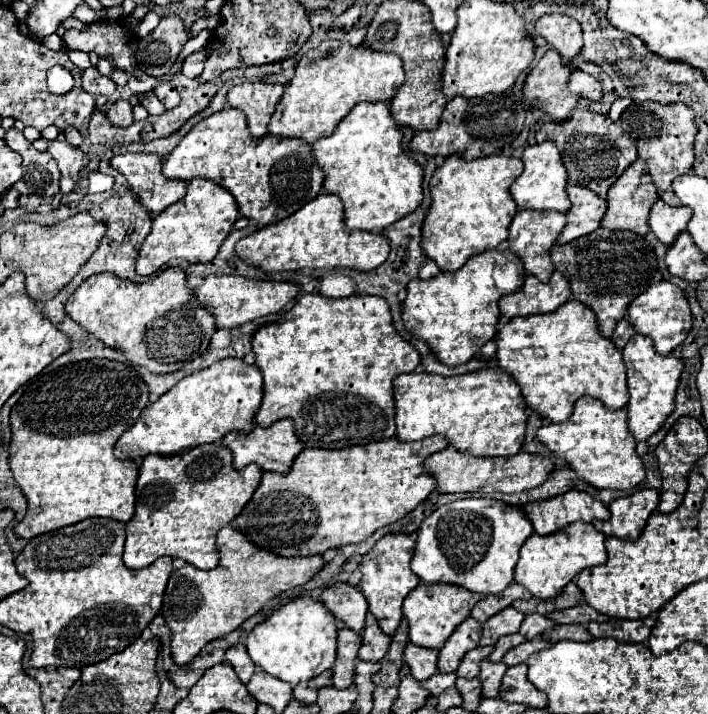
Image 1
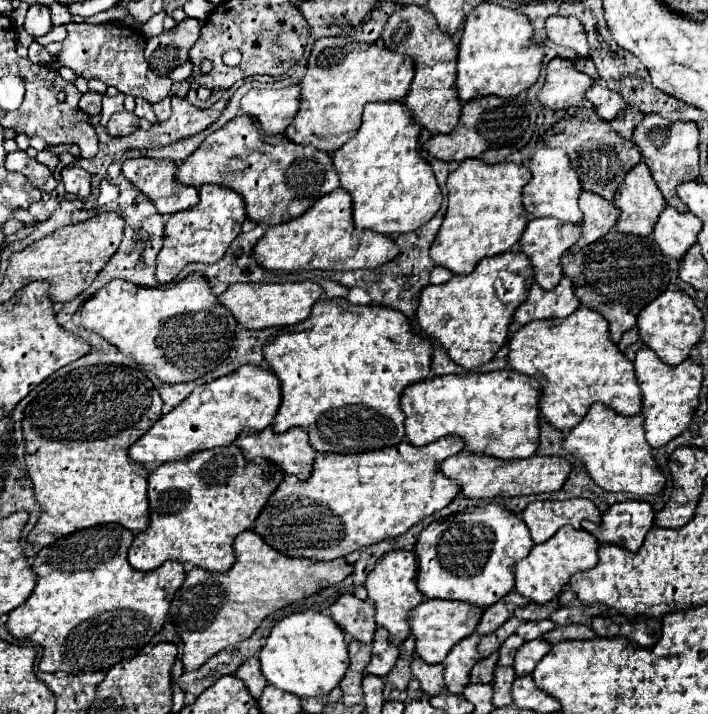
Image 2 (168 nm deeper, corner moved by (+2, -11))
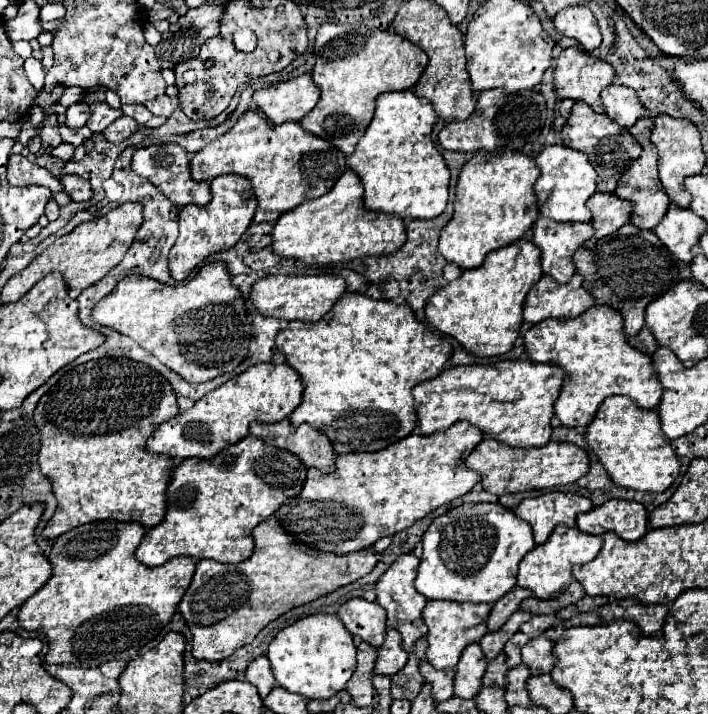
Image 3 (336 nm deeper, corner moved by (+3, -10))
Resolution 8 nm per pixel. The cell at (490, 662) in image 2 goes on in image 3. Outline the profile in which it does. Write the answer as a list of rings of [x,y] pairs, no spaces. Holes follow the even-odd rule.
[[[500,653],[494,661],[490,661],[482,683],[486,687],[492,687],[492,685],[494,687],[504,687],[506,685],[506,671],[508,671],[508,667],[506,667],[506,655]]]

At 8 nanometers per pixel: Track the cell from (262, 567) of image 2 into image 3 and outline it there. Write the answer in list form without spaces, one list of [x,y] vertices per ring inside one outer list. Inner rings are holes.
[[[266,519],[260,525],[254,527],[252,531],[254,535],[254,553],[250,559],[236,563],[236,565],[220,565],[216,561],[210,559],[202,559],[196,565],[196,573],[194,579],[190,583],[190,587],[186,589],[182,601],[180,601],[180,613],[184,615],[184,621],[188,623],[194,643],[192,643],[192,655],[196,659],[206,659],[206,661],[222,661],[226,657],[230,657],[236,649],[248,645],[254,641],[254,637],[274,619],[278,619],[280,615],[284,615],[286,611],[306,605],[310,601],[316,601],[344,585],[350,585],[354,581],[358,581],[360,577],[368,575],[376,563],[380,561],[380,553],[370,549],[364,551],[356,551],[356,553],[346,553],[346,555],[334,555],[334,553],[324,553],[312,547],[306,547],[294,539],[290,539],[290,535],[286,535],[286,531],[282,531],[282,525],[278,523],[278,519]]]

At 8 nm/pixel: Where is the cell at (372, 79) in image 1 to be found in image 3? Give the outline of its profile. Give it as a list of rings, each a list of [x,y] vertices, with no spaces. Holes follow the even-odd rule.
[[[324,23],[318,29],[312,79],[318,83],[322,97],[300,125],[338,147],[344,155],[354,151],[366,127],[370,125],[376,109],[376,97],[386,91],[412,89],[428,65],[428,55],[418,49],[418,45],[390,31],[392,29],[378,31],[336,23]]]

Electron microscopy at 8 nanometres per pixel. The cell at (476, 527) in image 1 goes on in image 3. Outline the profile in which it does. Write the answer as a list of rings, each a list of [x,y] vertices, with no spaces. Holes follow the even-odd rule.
[[[466,503],[436,517],[422,537],[422,561],[418,567],[416,589],[426,599],[470,601],[470,603],[496,603],[516,585],[518,563],[526,553],[536,547],[532,527],[518,519],[510,509],[500,503]]]

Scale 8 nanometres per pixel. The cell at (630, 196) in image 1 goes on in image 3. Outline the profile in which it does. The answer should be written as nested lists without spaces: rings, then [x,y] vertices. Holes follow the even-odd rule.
[[[640,119],[636,125],[630,127],[630,133],[638,139],[638,143],[642,145],[642,155],[630,165],[630,169],[626,169],[622,173],[622,179],[616,187],[616,195],[620,199],[632,201],[634,203],[634,213],[630,217],[630,223],[640,227],[640,229],[654,229],[662,217],[666,215],[668,207],[670,207],[670,199],[666,195],[666,191],[662,191],[662,185],[658,183],[658,171],[656,171],[656,161],[658,161],[658,153],[654,151],[654,145],[650,143],[650,127],[654,127],[652,119]]]

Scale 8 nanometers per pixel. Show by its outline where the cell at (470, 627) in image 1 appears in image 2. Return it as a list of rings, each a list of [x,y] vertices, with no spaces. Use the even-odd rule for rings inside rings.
[[[479,634],[469,636],[467,640],[461,640],[459,644],[455,644],[455,648],[451,648],[451,652],[447,654],[447,660],[443,662],[445,666],[445,686],[451,694],[461,694],[463,686],[469,682],[469,672],[475,666],[475,662],[481,660],[479,652],[477,652],[477,642],[479,642]]]

